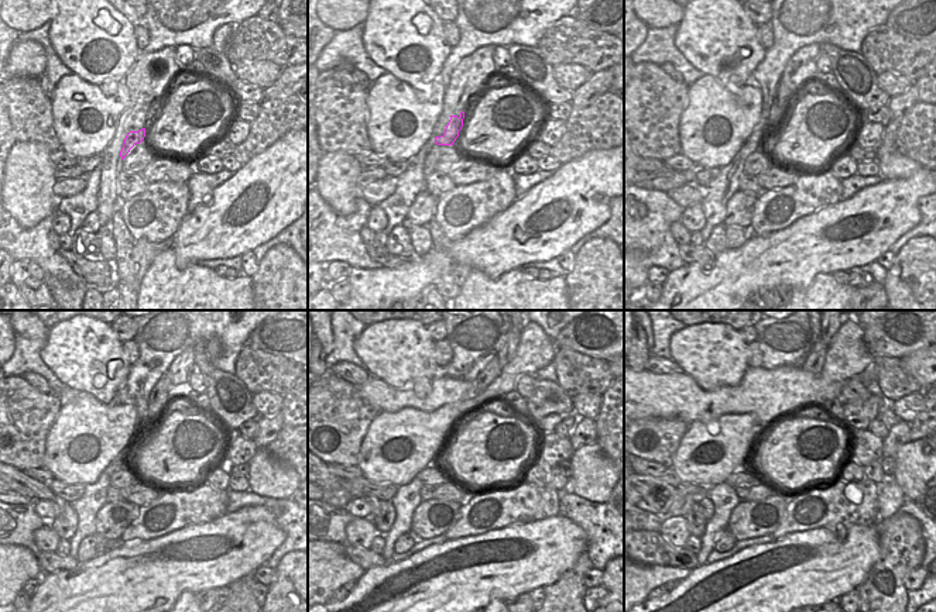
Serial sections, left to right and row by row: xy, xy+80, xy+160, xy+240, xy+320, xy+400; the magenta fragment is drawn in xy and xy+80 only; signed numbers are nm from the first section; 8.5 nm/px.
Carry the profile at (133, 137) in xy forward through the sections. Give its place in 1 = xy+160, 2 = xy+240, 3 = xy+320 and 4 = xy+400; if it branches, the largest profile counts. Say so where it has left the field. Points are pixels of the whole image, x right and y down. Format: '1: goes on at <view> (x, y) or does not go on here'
1: goes on at xy+160 (775, 113)
2: goes on at xy+240 (163, 392)
3: goes on at xy+320 (493, 370)
4: goes on at xy+400 (813, 364)

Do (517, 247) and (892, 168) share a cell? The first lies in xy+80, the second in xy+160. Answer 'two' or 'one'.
two

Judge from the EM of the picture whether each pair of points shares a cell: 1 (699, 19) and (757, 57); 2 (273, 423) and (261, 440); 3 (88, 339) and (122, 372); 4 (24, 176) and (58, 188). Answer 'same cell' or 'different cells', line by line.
1: same cell
2: same cell
3: same cell
4: different cells

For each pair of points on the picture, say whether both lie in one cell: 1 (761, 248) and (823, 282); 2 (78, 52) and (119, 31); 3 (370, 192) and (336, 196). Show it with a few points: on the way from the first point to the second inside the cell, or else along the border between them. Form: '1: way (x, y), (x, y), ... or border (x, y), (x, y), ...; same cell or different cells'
1: border (832, 272), (819, 272), (805, 288), (792, 289); different cells
2: way (88, 43), (100, 43), (109, 37); same cell
3: border (360, 189), (362, 196); different cells

